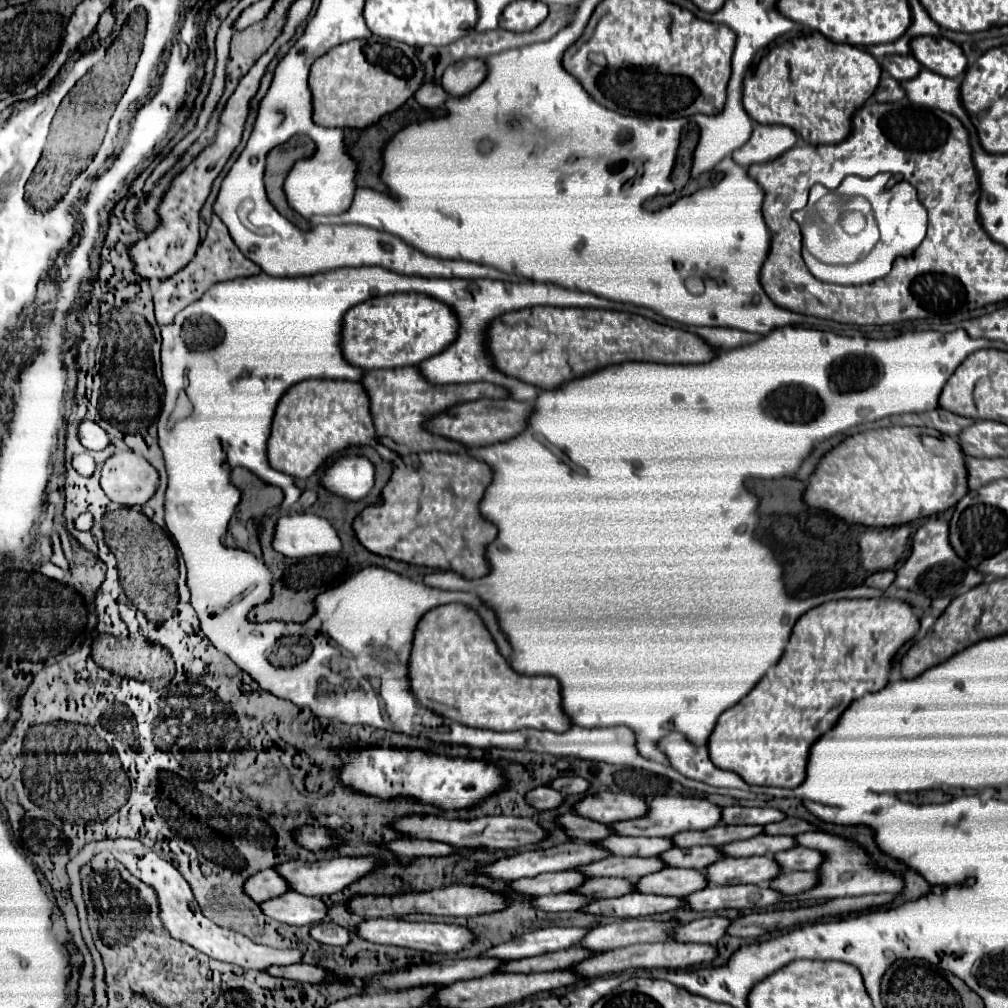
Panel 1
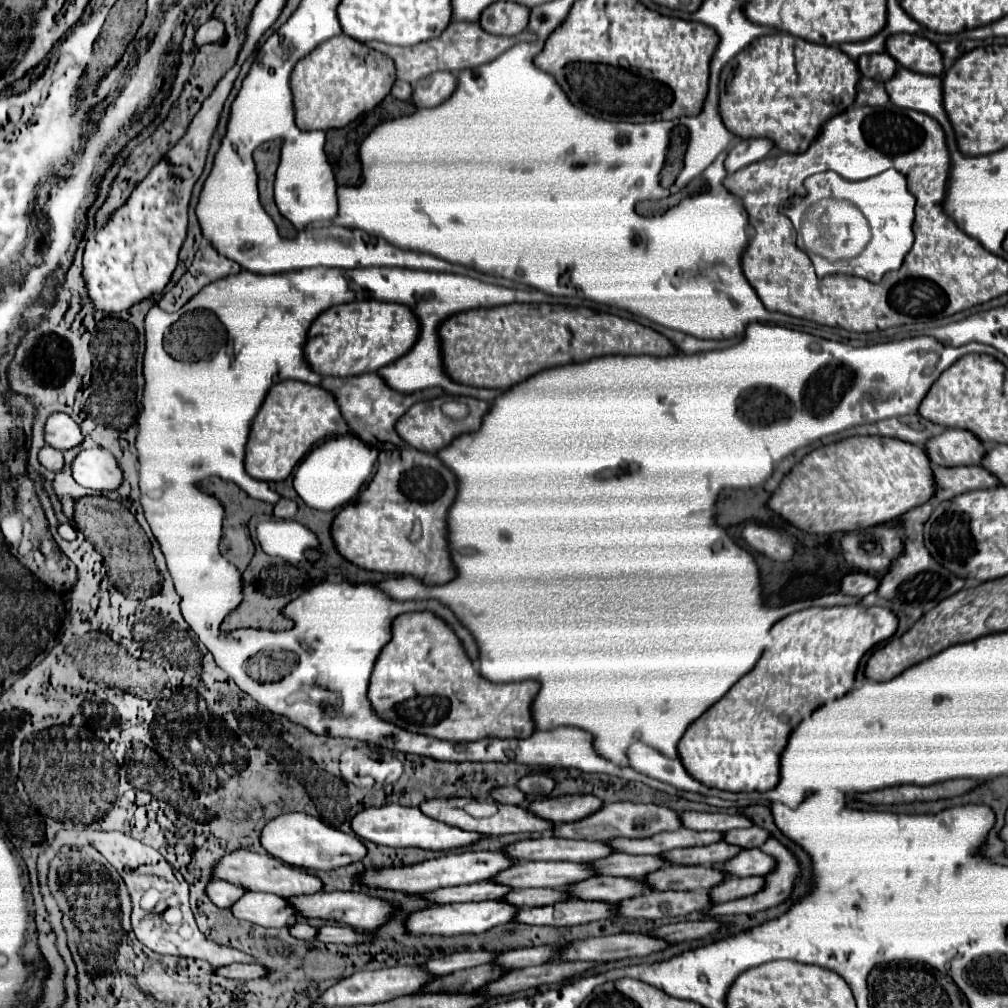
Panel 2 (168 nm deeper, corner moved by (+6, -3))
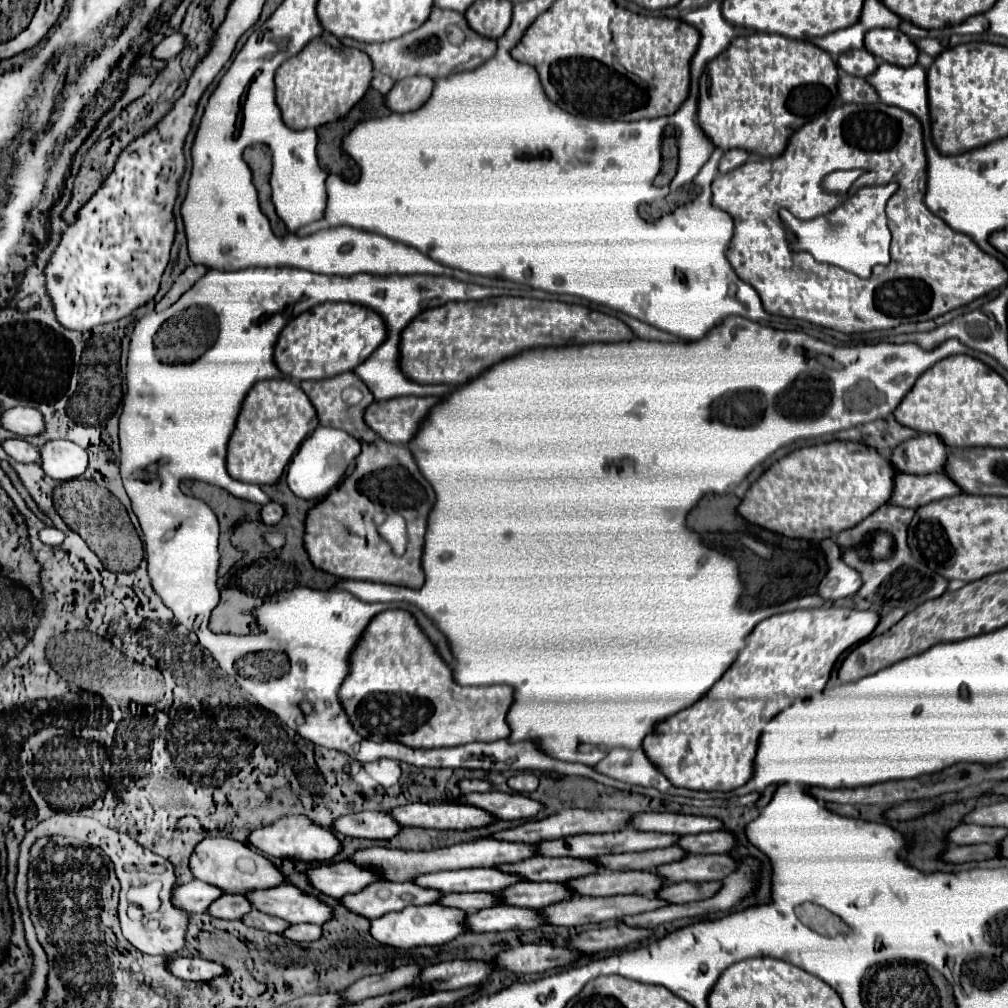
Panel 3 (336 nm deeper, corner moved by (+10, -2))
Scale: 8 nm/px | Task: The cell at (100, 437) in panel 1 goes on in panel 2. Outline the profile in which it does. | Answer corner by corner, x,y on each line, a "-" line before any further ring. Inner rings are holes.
52,413
44,425
44,441
54,449
64,451
82,443
82,433
66,413

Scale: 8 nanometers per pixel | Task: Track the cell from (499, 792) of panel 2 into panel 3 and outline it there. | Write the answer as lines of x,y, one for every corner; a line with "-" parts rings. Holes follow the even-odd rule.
462,780
460,782
460,790
464,794
470,794
470,792
490,792
492,786
484,780

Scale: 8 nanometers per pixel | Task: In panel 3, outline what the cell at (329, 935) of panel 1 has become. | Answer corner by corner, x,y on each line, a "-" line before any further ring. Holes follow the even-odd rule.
258,910
250,912
250,916
246,916
246,920
242,920
242,922
246,922
252,928
258,928
258,930
278,932
278,934
282,934
286,928
290,928
290,924
286,920
280,920
276,916
270,916
270,914
264,914
264,912
258,912

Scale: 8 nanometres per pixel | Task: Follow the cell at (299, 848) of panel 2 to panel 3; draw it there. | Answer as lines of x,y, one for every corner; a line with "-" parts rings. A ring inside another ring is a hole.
282,816
264,828
256,828
248,840
264,854
292,862
330,862
342,850
336,834
312,822
308,816

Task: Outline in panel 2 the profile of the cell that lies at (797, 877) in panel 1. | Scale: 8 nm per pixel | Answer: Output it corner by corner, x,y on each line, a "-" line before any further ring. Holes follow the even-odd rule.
728,877
720,885
710,889
710,903
724,903
740,897
748,897
758,893
764,887
762,877

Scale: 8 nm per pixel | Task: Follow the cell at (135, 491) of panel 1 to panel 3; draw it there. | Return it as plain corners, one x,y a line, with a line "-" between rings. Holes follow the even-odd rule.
70,440
46,442
40,454
44,472
56,480
68,482
88,470
88,452

